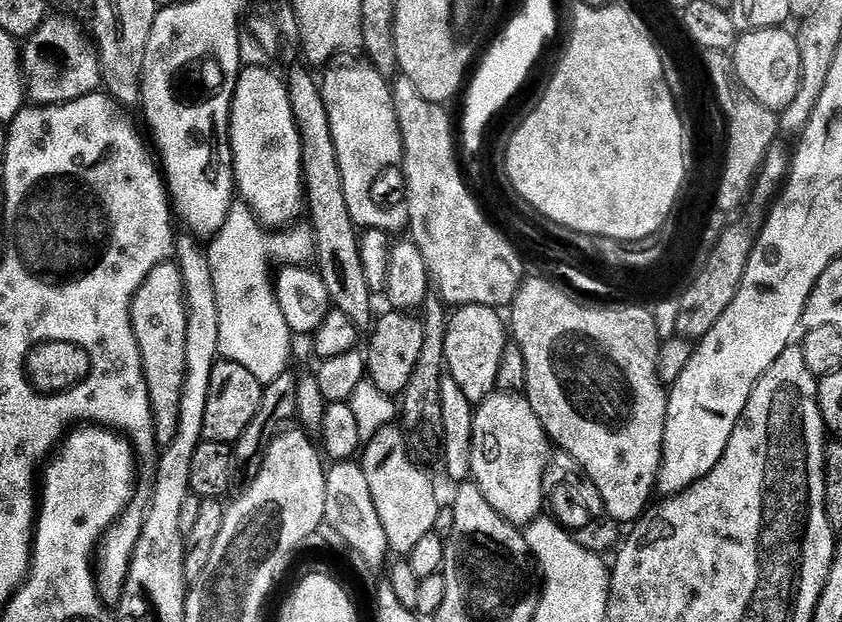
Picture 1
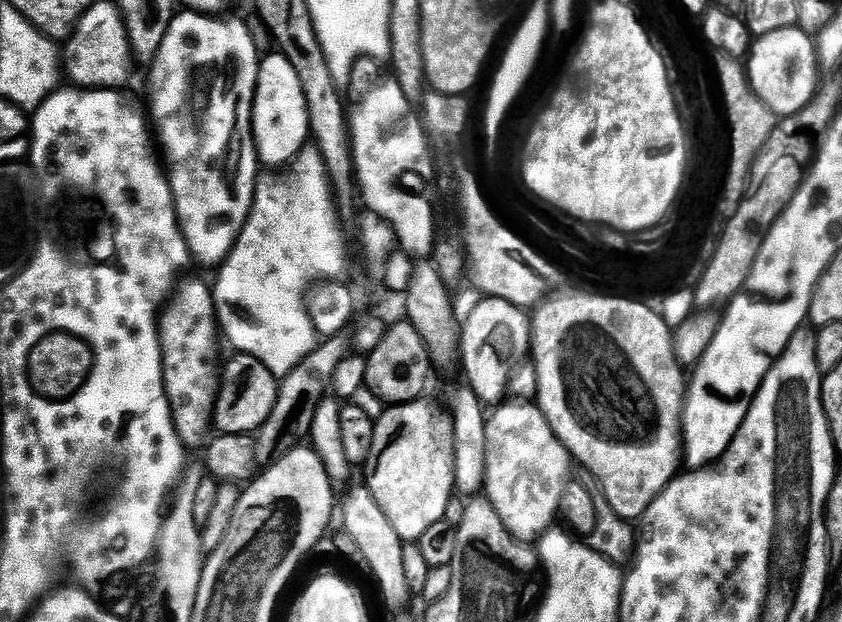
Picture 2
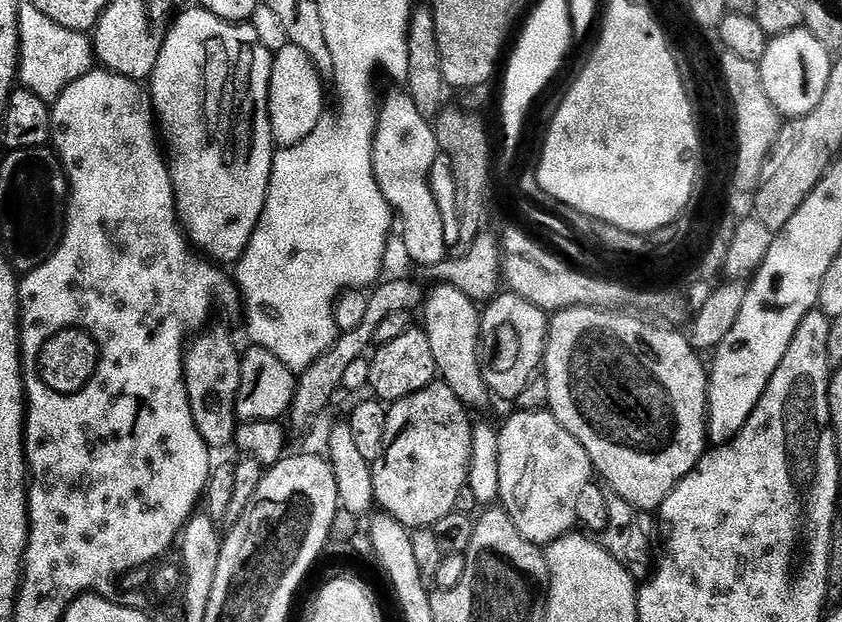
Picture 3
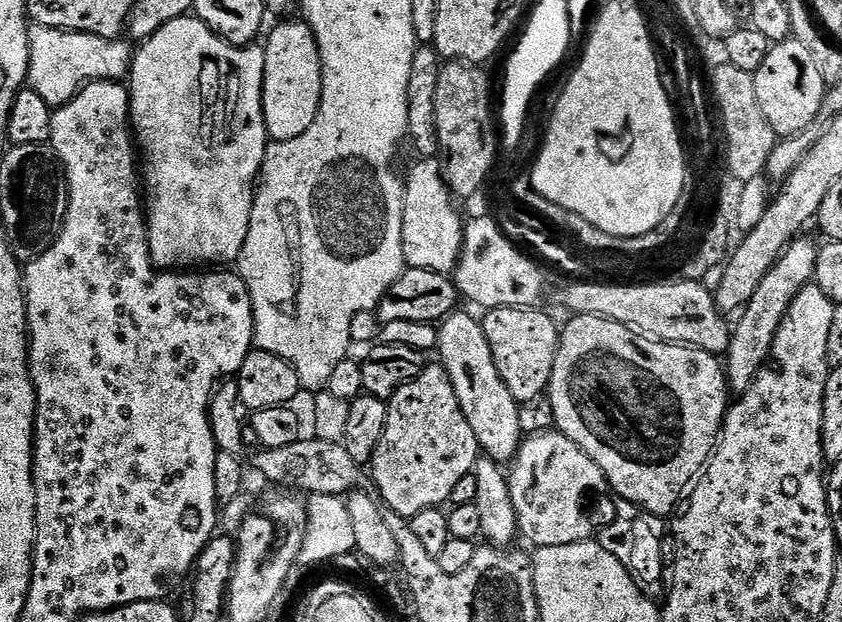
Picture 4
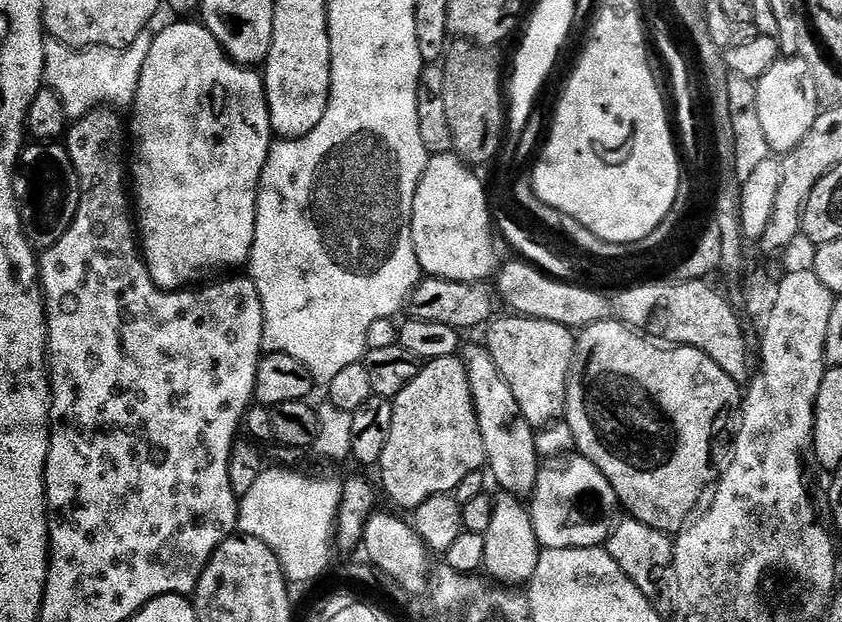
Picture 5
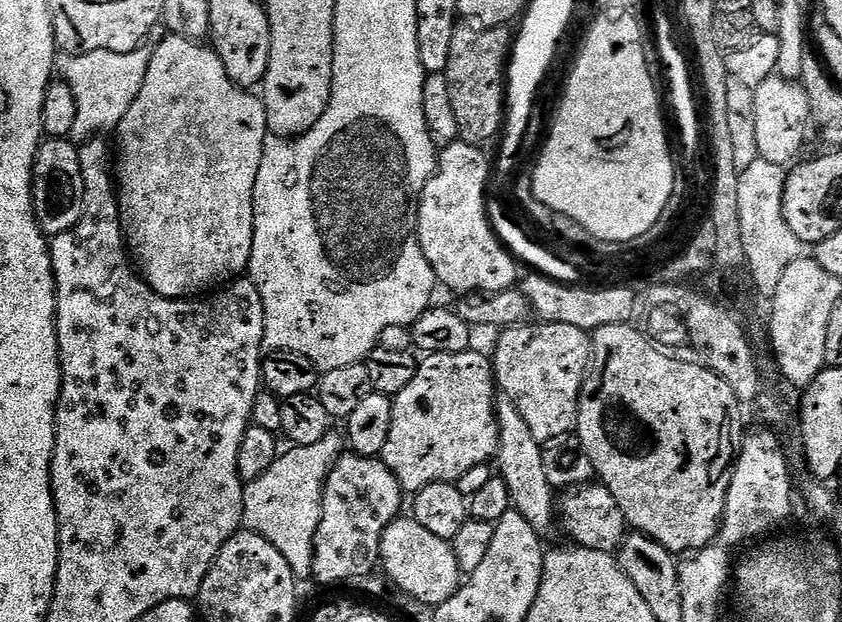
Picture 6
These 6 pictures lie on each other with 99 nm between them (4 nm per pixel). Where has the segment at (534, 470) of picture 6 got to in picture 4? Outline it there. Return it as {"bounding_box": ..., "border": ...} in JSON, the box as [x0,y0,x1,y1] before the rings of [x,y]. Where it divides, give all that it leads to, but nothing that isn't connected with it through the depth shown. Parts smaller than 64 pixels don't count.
{"bounding_box":[436,310,522,466],"border":[[[456,310],[439,325],[440,337],[436,343],[440,352],[439,363],[454,386],[454,394],[458,394],[462,414],[466,414],[466,422],[470,422],[470,430],[474,430],[474,438],[480,444],[481,453],[494,463],[504,466],[515,461],[516,453],[520,451],[522,433],[519,414],[522,408],[510,390],[506,390],[506,382],[502,382],[498,368],[494,366],[483,323],[462,311]]]}

